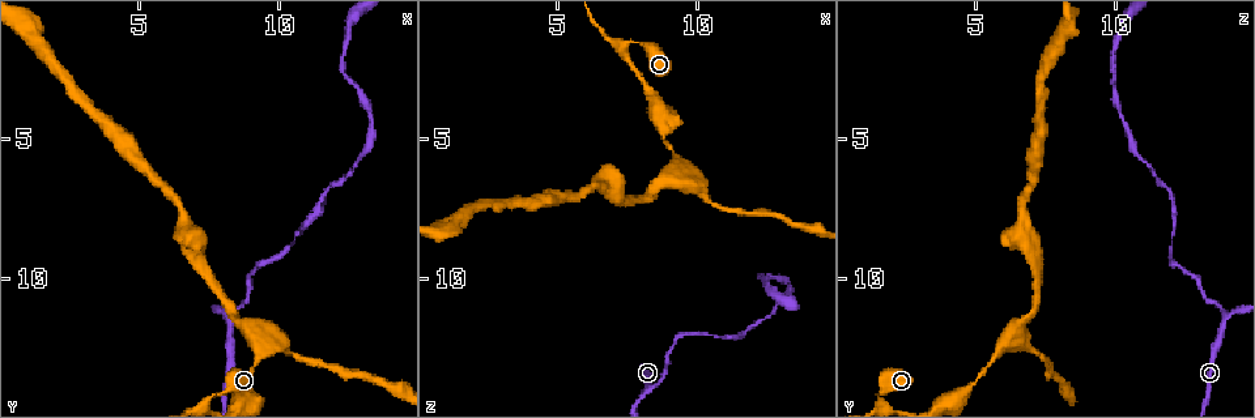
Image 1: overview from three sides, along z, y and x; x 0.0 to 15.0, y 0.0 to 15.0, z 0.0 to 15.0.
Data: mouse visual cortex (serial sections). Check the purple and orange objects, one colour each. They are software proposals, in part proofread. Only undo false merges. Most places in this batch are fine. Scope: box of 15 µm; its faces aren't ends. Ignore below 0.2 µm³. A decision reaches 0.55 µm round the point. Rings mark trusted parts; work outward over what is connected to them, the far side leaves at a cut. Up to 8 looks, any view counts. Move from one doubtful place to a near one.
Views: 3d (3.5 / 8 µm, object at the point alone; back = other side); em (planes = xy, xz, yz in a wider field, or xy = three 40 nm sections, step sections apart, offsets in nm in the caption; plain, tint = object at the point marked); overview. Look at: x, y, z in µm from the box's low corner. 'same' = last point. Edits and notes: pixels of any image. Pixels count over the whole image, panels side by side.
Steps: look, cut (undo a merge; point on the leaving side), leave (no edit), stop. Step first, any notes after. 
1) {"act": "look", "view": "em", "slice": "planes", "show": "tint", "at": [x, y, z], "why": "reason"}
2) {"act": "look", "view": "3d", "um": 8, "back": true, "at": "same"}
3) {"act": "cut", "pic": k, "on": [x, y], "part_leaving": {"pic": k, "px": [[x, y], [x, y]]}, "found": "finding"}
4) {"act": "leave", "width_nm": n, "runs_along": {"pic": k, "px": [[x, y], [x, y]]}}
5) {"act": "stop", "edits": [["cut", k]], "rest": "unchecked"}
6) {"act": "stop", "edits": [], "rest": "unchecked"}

{"act": "look", "view": "3d", "um": 8, "at": [8.2, 11.5, 13.9], "why": "branch point"}

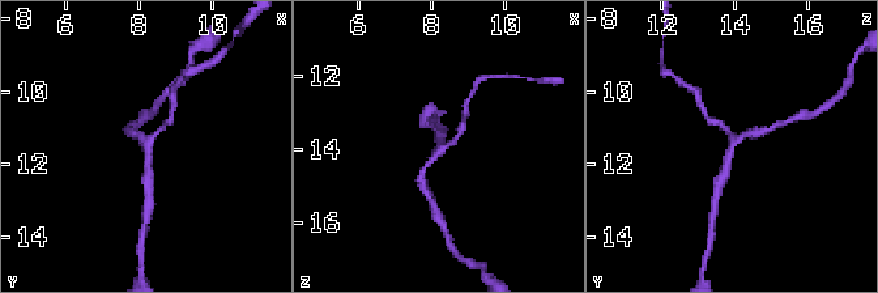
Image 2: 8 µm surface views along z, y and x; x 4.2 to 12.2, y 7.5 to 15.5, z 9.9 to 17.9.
{"act": "look", "view": "3d", "um": 3.5, "at": [8.3, 11.6, 13.9]}

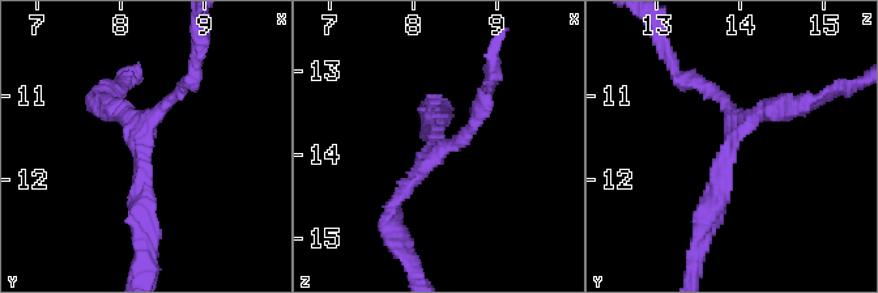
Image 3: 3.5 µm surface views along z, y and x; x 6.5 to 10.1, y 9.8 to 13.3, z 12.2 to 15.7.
{"act": "leave", "runs_along": {"pic": 3, "px": [[144, 225], [140, 141], [188, 81]]}, "found": "all the same cell"}

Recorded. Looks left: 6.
{"act": "look", "view": "3d", "um": 8, "at": [10.6, 8.8, 12.0], "why": "a narrow waist"}

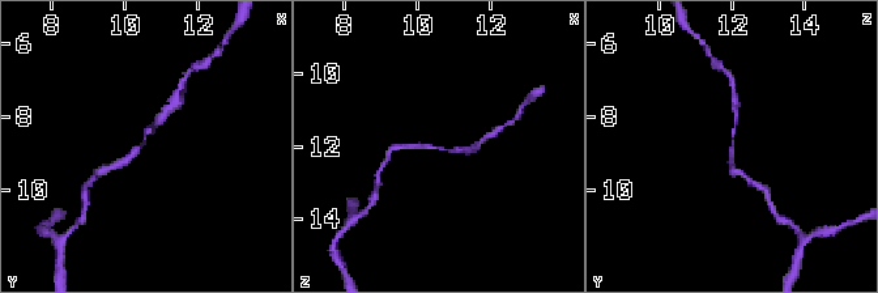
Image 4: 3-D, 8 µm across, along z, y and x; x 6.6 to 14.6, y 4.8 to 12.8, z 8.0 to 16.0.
{"act": "look", "view": "em", "slice": "xy", "step": 5, "show": "tint", "at": [10.5, 8.7, 12.0], "arm_widths_nm": [150, 150], "why": "now the EM"}

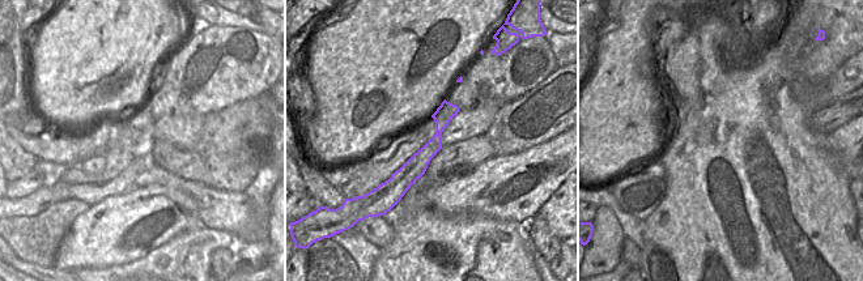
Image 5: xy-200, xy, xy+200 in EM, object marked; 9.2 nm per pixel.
{"act": "leave", "runs_along": {"pic": 5, "px": [[453, 107], [399, 191]]}, "found": "all the same cell"}

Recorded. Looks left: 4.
{"act": "look", "view": "3d", "um": 3.5, "at": [13.3, 4.1, 10.3], "why": "a narrow waist"}

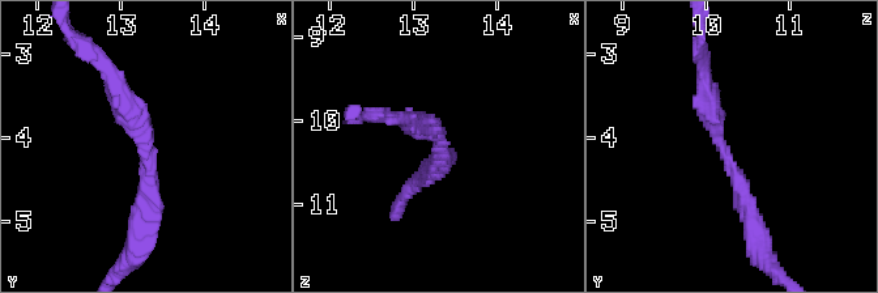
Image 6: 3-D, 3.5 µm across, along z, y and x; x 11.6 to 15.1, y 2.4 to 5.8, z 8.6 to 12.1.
{"act": "look", "view": "em", "slice": "planes", "show": "tint", "at": [13.30, 4.15, 10.20], "arm_widths_nm": [250, 250], "why": "need the tissue"}

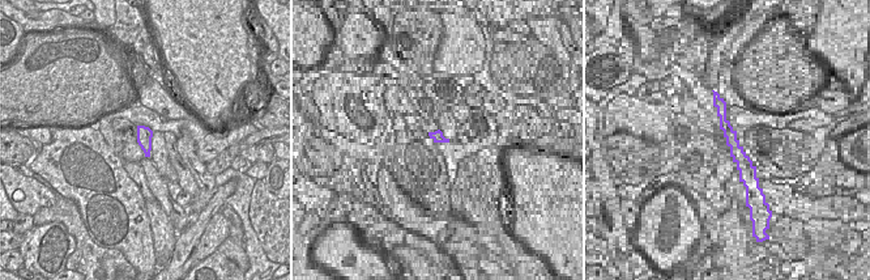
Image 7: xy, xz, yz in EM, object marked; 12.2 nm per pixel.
{"act": "leave", "runs_along": {"pic": 6, "px": [[754, 230], [708, 110], [704, 73]]}, "found": "one cell here"}

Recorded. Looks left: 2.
{"act": "look", "view": "3d", "um": 3.5, "at": [7.9, 14.0, 1.5], "why": "thick turns thin"}

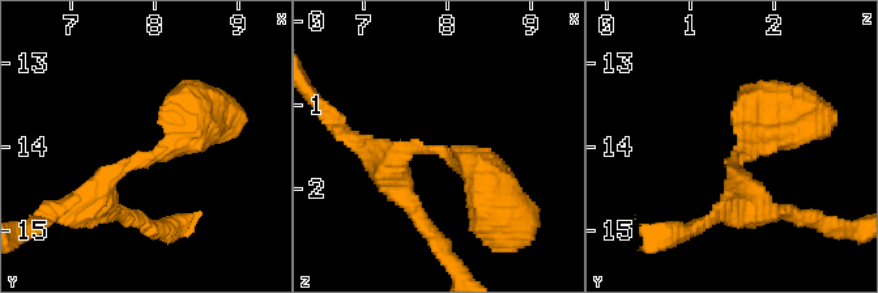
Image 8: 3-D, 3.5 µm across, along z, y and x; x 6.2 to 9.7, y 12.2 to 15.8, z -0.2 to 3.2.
{"act": "leave", "runs_along": {"pic": 8, "px": [[201, 122], [118, 169], [101, 213]]}, "found": "all the same cell"}

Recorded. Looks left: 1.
{"act": "stop", "edits": [], "rest": "unchecked"}

